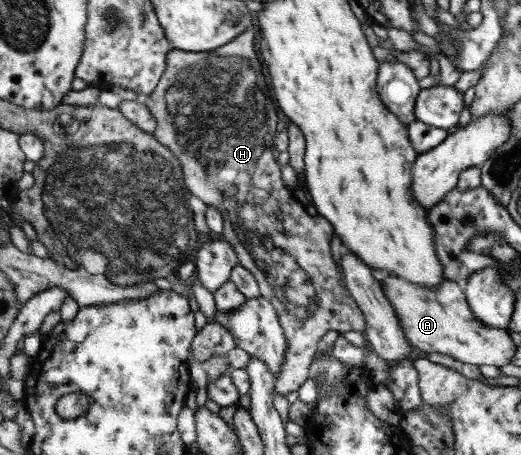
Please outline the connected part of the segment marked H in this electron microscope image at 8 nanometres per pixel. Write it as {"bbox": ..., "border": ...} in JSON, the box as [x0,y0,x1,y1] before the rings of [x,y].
{"bbox":[144,25,368,398],"border":[[[253,25],[236,40],[213,51],[188,52],[174,49],[171,54],[168,54],[168,69],[166,73],[164,73],[159,86],[149,94],[144,102],[157,119],[157,128],[153,135],[165,147],[170,148],[174,155],[180,158],[180,161],[183,163],[183,170],[185,171],[185,182],[192,195],[200,198],[207,206],[210,204],[216,206],[222,212],[222,215],[226,219],[223,237],[234,246],[239,263],[255,275],[261,290],[261,295],[269,299],[277,309],[283,330],[288,336],[289,346],[285,362],[283,363],[281,372],[277,376],[276,392],[290,398],[292,392],[298,391],[308,379],[312,378],[315,358],[321,349],[319,344],[322,343],[321,339],[328,331],[336,331],[339,333],[358,331],[365,333],[364,331],[366,331],[368,323],[358,302],[354,299],[351,291],[348,290],[346,276],[343,273],[342,267],[338,267],[336,261],[334,261],[334,257],[332,257],[330,243],[332,243],[332,237],[334,237],[335,234],[334,224],[329,222],[324,216],[310,215],[310,213],[306,211],[306,202],[300,201],[298,197],[296,197],[296,193],[293,189],[286,186],[284,179],[282,179],[282,171],[280,171],[278,164],[278,153],[275,148],[275,134],[277,134],[276,131],[278,131],[278,121],[284,117],[280,112],[277,101],[274,101],[273,91],[270,91],[270,85],[268,85],[270,79],[266,79],[266,75],[264,75],[262,59],[260,59],[260,55],[256,53],[254,39],[256,39],[256,25]]]}

